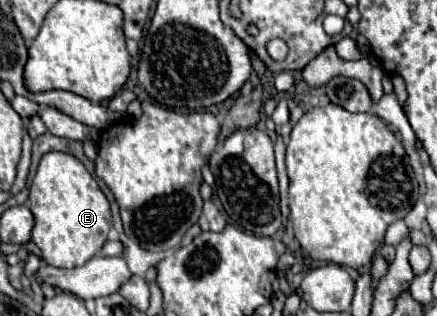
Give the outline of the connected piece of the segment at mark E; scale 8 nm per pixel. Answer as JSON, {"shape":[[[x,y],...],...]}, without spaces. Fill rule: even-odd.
{"shape":[[[61,151],[43,155],[31,183],[29,209],[35,217],[33,241],[41,249],[45,263],[53,267],[71,269],[83,265],[97,255],[111,229],[109,201],[97,181],[77,157]]]}

